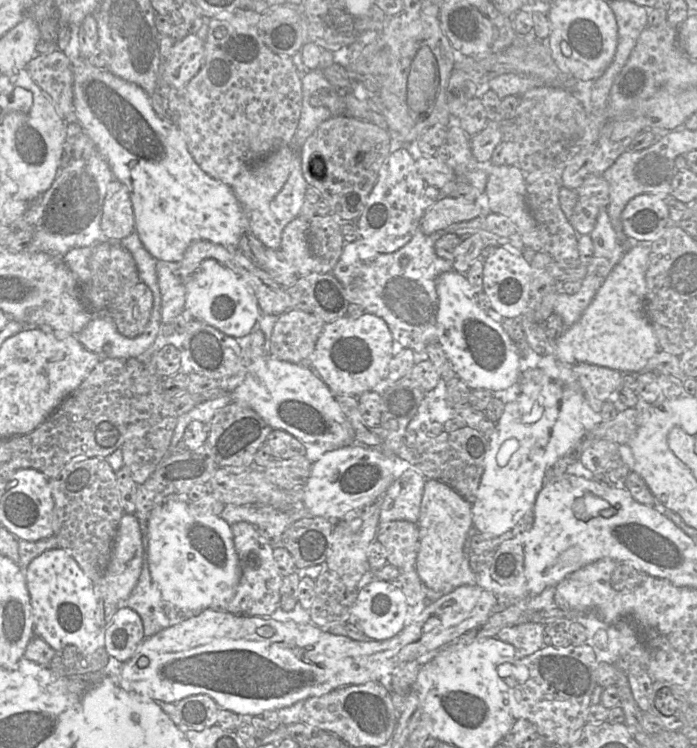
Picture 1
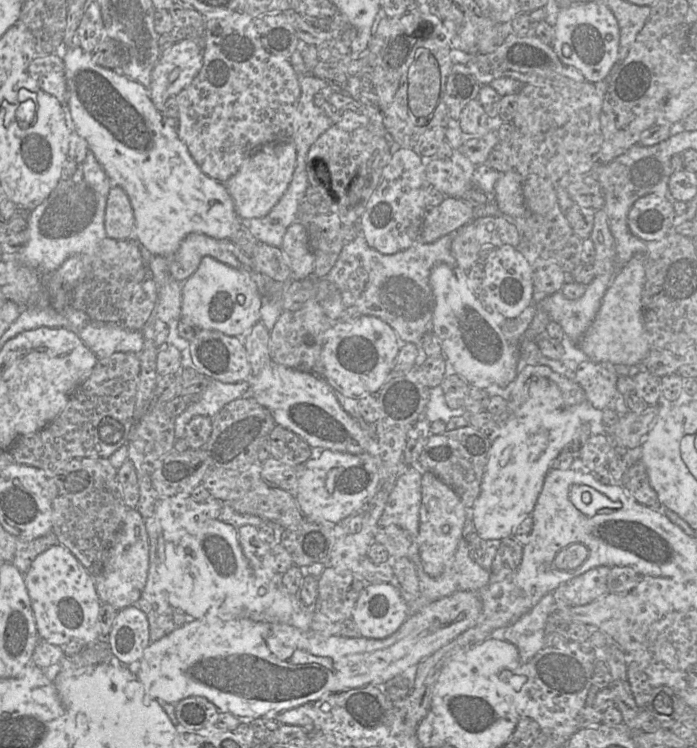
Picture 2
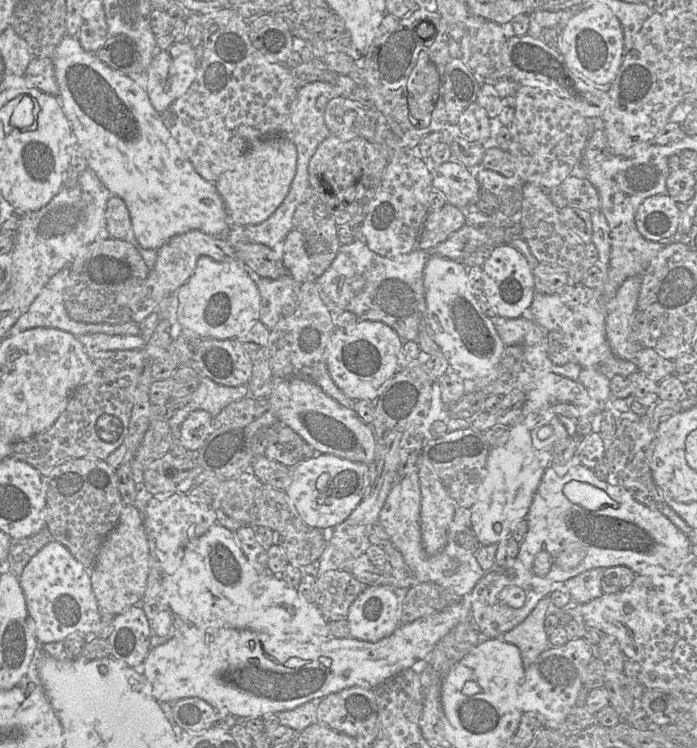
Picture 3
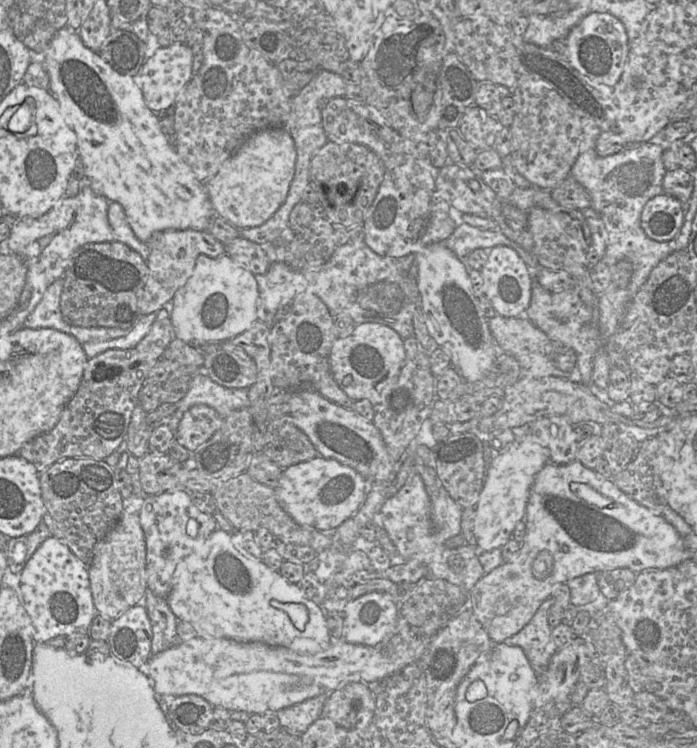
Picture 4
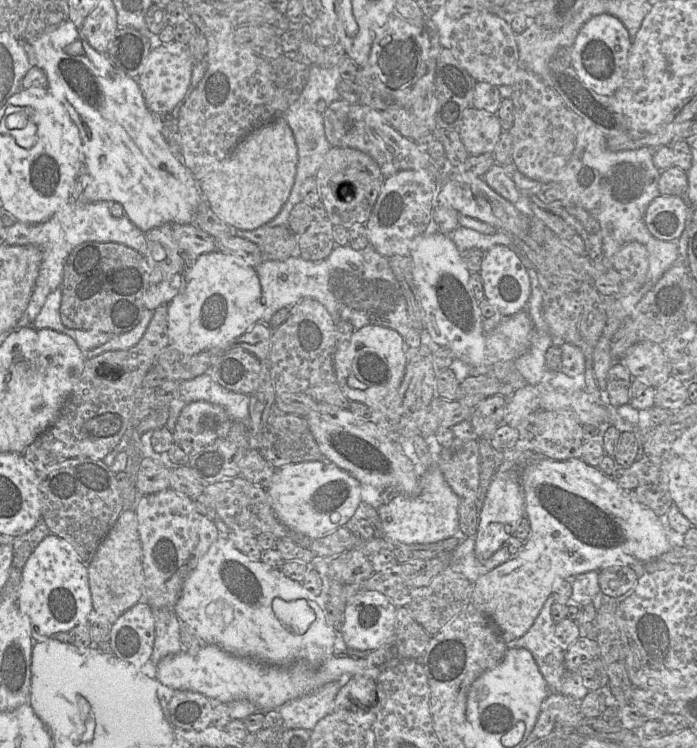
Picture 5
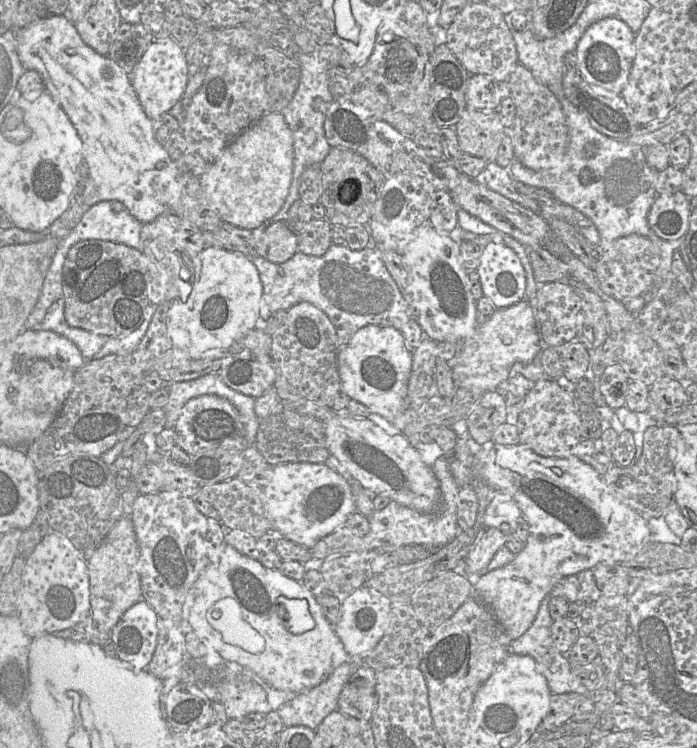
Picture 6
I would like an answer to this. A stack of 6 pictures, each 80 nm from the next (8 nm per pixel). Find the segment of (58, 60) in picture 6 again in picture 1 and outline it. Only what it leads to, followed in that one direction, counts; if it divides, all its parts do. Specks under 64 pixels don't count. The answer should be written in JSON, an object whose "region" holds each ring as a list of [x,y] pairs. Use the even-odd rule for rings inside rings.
{"region":[[[81,57],[77,61],[73,61],[72,65],[74,75],[75,120],[81,125],[86,135],[94,142],[101,155],[106,159],[114,178],[127,186],[135,215],[135,232],[138,234],[143,246],[148,252],[157,261],[179,263],[189,245],[198,240],[206,240],[231,249],[238,249],[238,243],[241,236],[244,232],[249,231],[248,214],[239,203],[230,186],[209,176],[195,162],[188,150],[185,137],[178,125],[174,125],[166,117],[160,117],[154,112],[150,101],[150,95],[148,95],[140,86],[115,76],[108,71],[108,69],[94,67],[86,59]]]}

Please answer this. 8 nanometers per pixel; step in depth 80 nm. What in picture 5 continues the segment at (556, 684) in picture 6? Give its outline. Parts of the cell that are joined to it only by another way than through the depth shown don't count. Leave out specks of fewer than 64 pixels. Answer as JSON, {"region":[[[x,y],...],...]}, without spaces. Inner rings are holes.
{"region":[[[548,597],[530,629],[520,638],[508,642],[507,649],[524,648],[532,654],[548,685],[550,693],[559,693],[571,696],[577,700],[582,700],[589,690],[583,685],[579,672],[570,672],[565,667],[565,651],[563,651],[556,642],[556,638],[554,636],[555,623],[553,622],[550,614],[551,606],[554,602],[553,597]]]}

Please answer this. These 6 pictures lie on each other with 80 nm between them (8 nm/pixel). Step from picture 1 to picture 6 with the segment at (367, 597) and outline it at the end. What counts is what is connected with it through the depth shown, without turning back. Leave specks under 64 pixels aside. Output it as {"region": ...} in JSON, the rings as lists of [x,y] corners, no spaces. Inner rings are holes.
{"region":[[[367,585],[342,597],[340,618],[333,628],[350,657],[364,655],[375,648],[387,630],[391,607],[387,597]]]}

